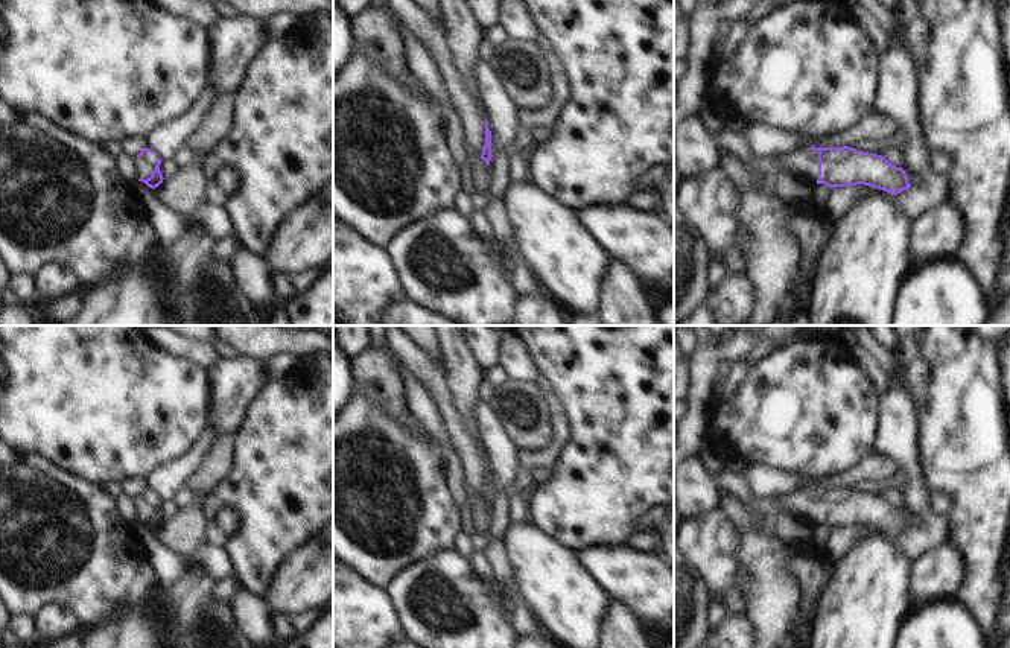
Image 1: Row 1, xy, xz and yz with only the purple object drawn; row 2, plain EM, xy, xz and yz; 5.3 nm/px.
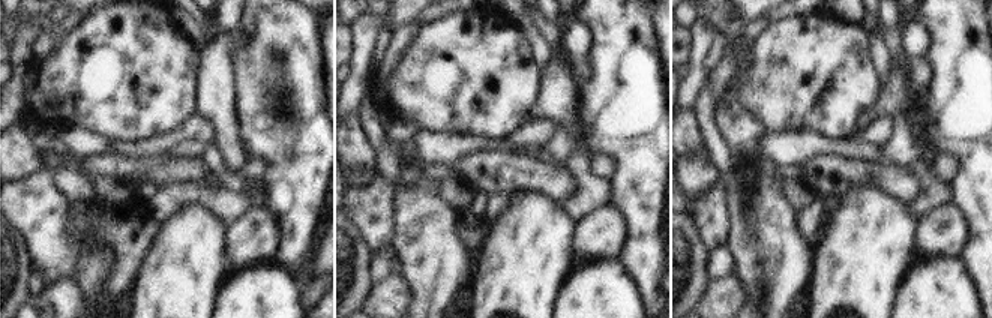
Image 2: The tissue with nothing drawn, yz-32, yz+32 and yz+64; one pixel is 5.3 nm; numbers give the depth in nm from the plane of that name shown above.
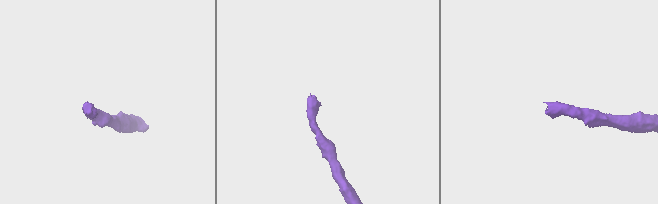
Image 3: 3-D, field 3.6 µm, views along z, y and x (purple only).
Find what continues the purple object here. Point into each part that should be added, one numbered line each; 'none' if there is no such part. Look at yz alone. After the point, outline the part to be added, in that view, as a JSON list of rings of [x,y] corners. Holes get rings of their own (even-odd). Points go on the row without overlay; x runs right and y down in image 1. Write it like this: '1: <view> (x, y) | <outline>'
1: yz (805, 504) | [[[803,490],[794,496],[785,499],[774,499],[786,507],[791,513],[808,520],[812,526],[817,525],[818,520],[818,493],[811,490]]]

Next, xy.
1: xy (145, 505) | [[[145,493],[141,497],[134,499],[134,507],[137,510],[137,520],[148,520],[157,507],[157,497],[151,493]]]

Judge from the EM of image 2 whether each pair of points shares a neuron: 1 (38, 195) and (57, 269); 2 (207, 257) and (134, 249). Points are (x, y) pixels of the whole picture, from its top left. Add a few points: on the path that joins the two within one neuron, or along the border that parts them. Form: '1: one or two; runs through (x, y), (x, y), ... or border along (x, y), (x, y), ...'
1: one; runs through (41, 213), (51, 233), (56, 251)
2: two; border along (161, 224), (161, 230), (150, 245), (135, 284)

